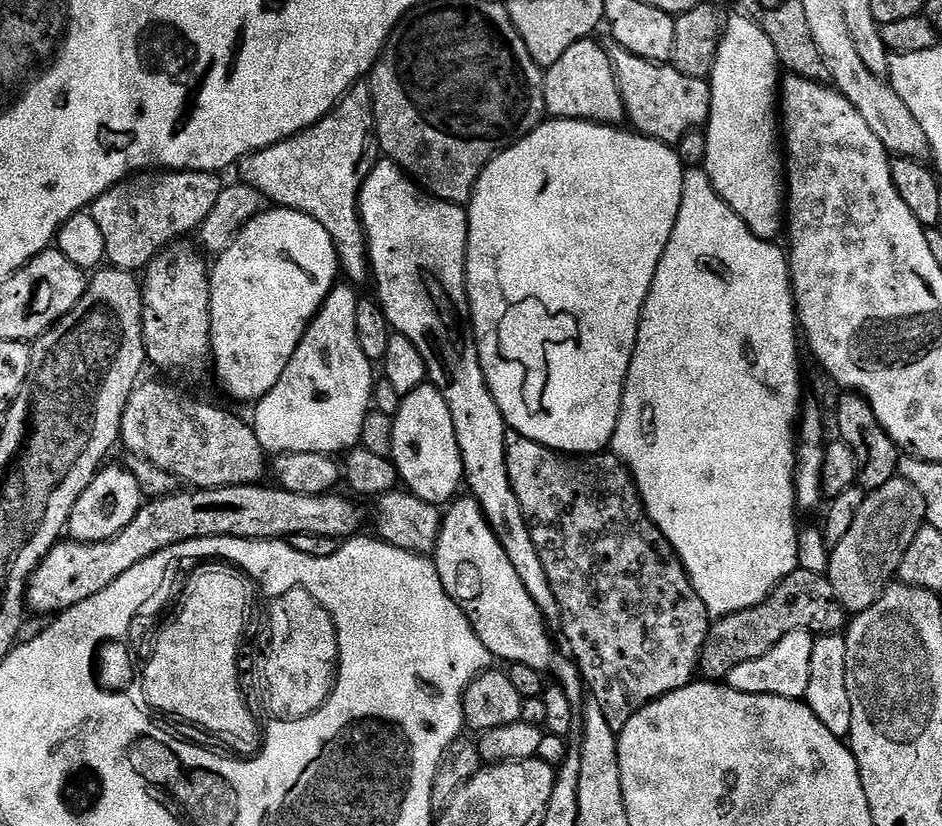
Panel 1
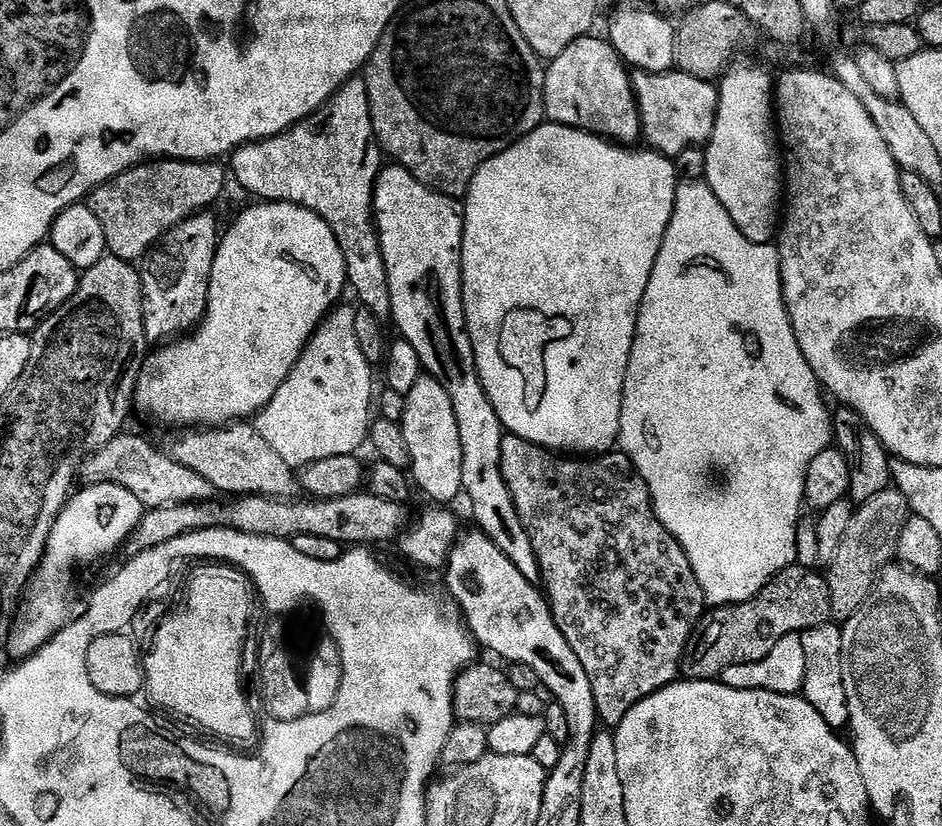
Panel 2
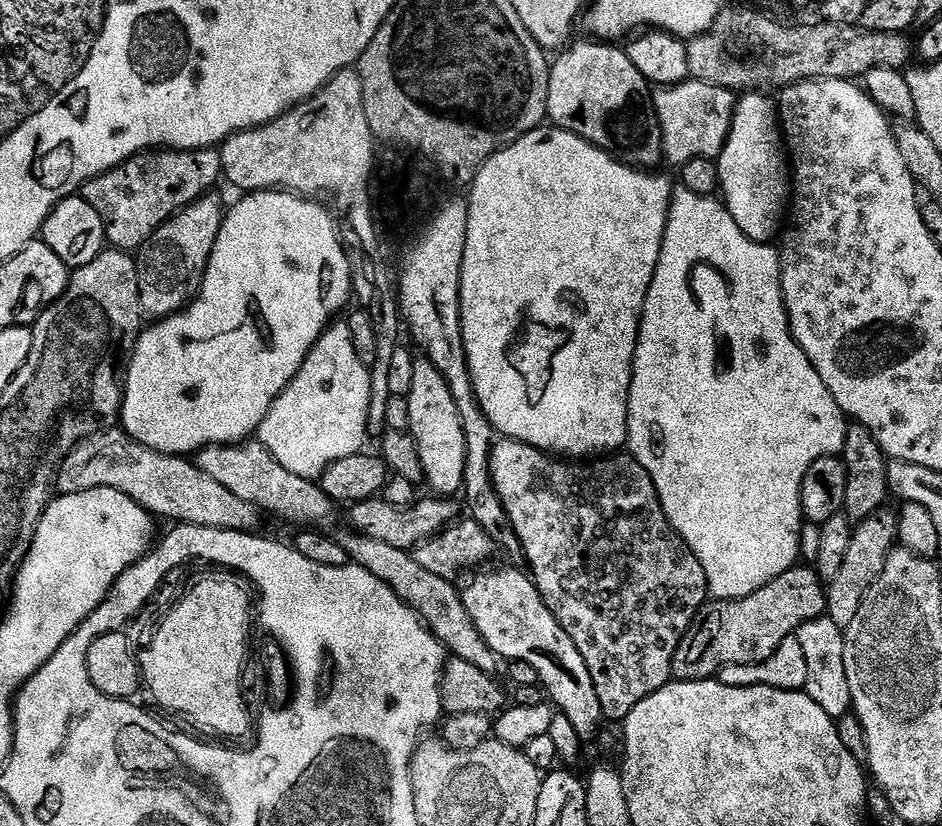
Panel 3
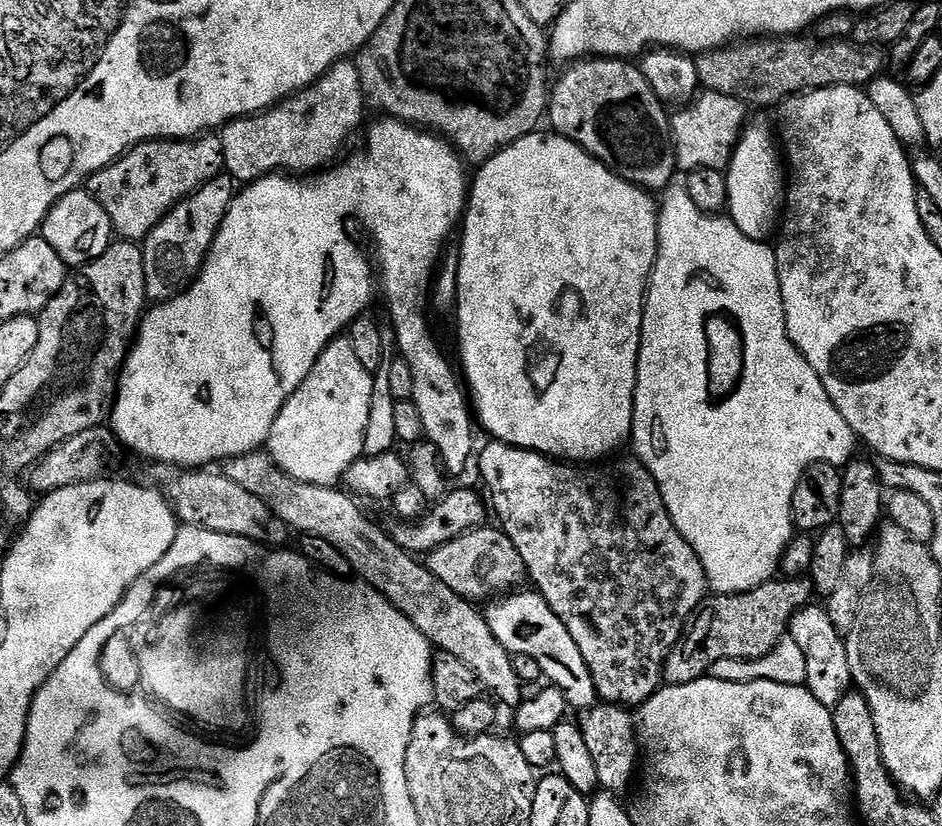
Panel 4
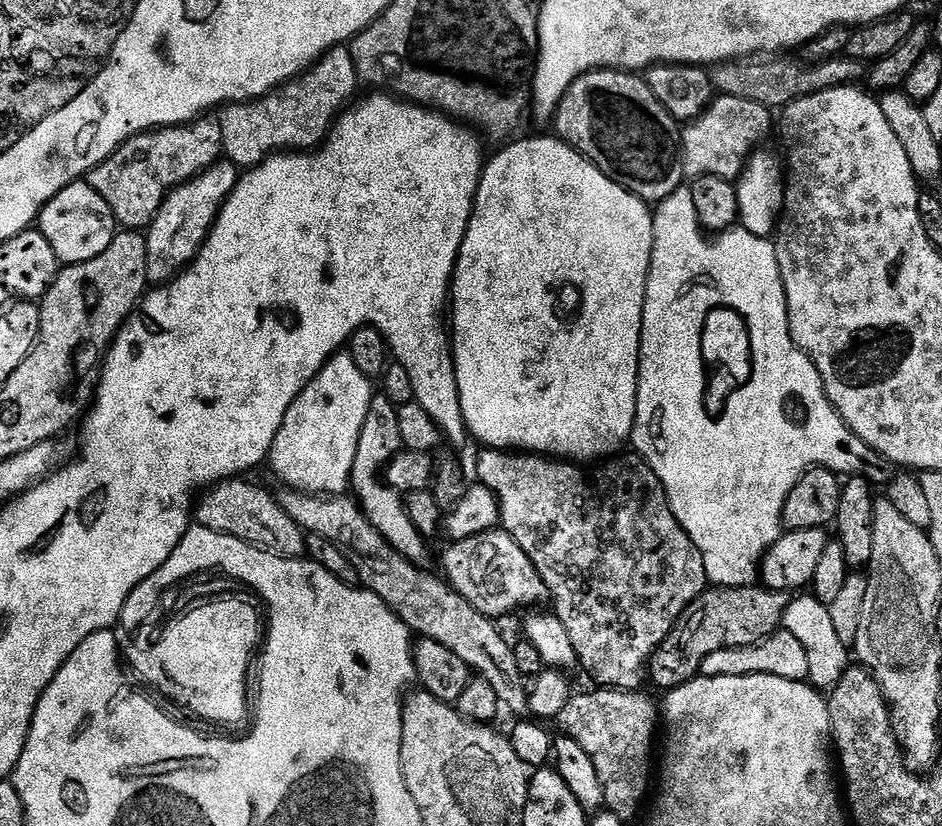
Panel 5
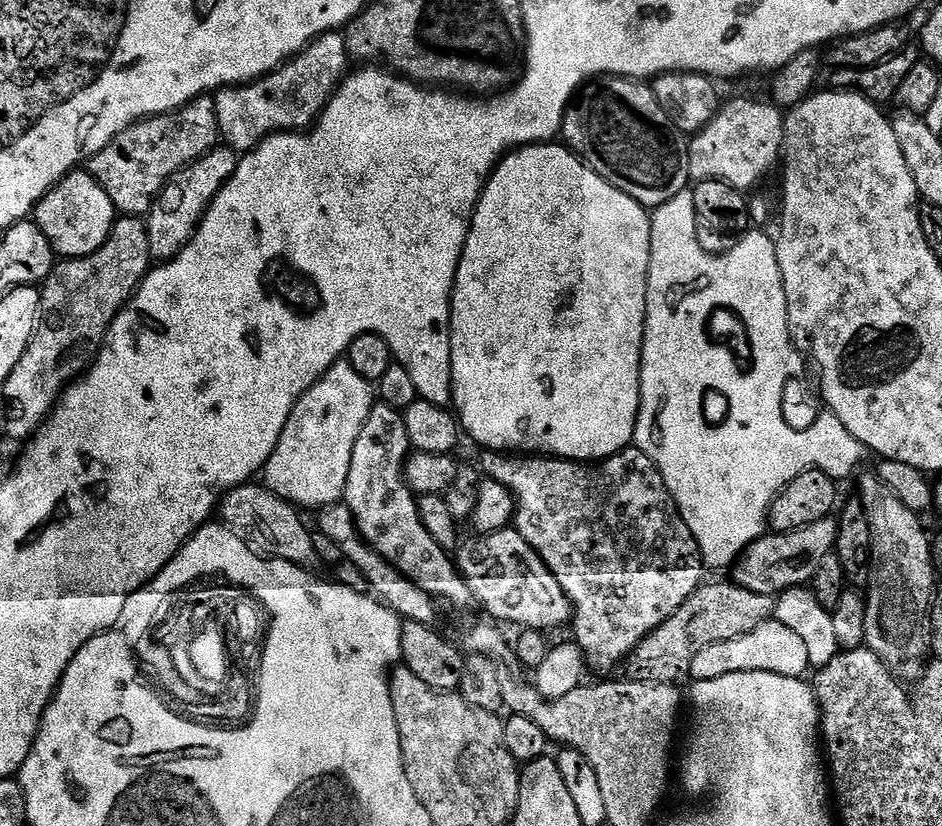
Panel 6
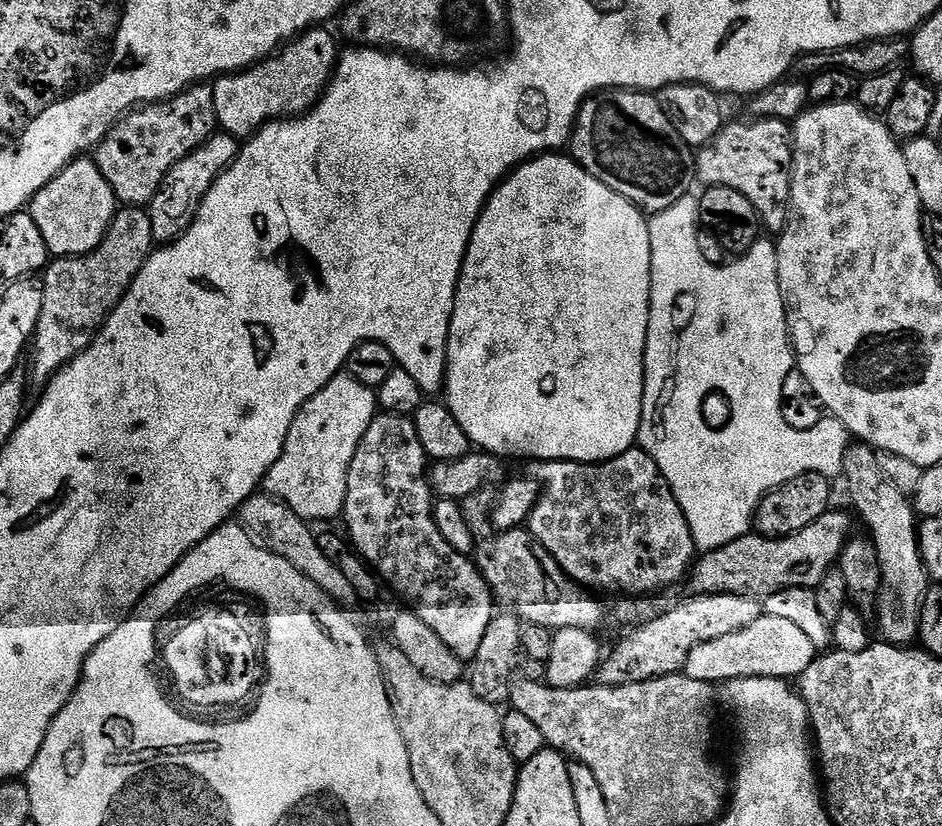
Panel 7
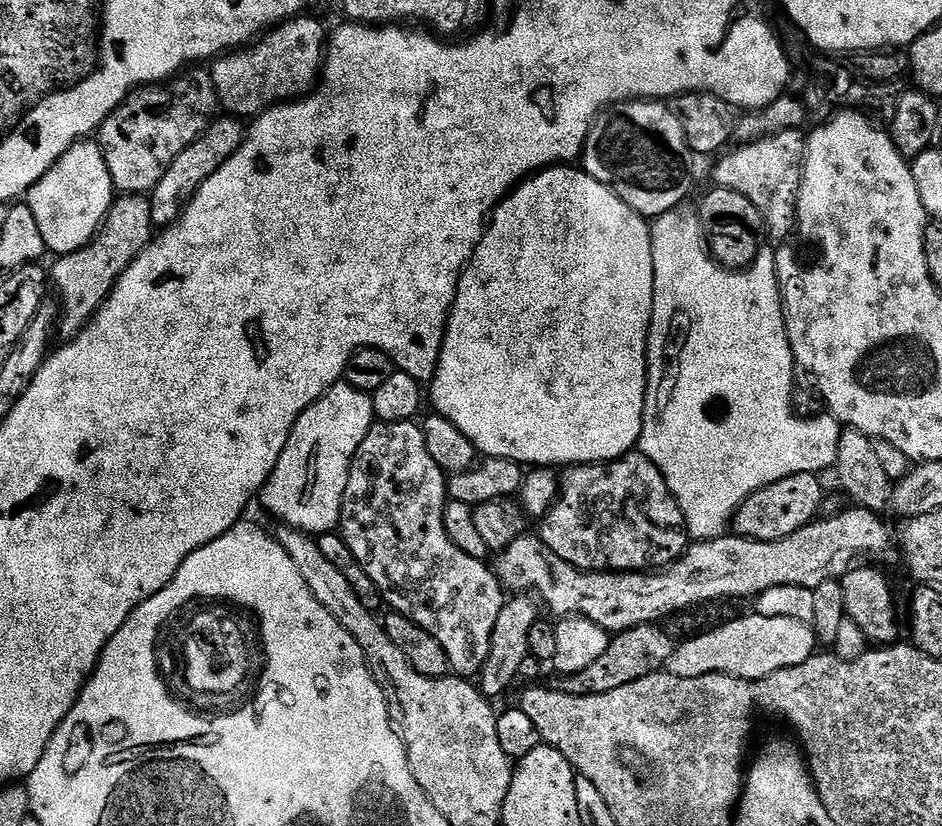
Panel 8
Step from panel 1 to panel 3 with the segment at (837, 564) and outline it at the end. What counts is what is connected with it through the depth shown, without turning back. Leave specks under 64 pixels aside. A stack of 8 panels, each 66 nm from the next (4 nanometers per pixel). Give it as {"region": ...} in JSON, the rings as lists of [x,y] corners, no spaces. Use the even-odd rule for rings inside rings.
{"region":[[[885,506],[880,511],[870,514],[870,518],[861,520],[855,525],[850,538],[850,550],[846,550],[846,559],[842,562],[842,570],[838,570],[838,574],[834,574],[834,578],[827,585],[826,615],[839,628],[846,629],[850,626],[850,622],[854,622],[854,614],[858,614],[868,587],[878,578],[889,553],[897,547],[898,515],[890,509],[891,507]]]}

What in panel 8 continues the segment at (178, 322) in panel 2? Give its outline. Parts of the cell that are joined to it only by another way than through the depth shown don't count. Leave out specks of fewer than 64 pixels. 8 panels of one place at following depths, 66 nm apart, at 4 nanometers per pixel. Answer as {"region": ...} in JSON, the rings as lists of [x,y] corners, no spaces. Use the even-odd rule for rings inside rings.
{"region":[[[227,114],[221,115],[219,118],[213,119],[212,123],[208,125],[208,129],[190,146],[186,146],[186,150],[182,150],[182,154],[178,154],[178,158],[174,158],[174,162],[166,170],[162,182],[150,194],[152,223],[157,229],[166,229],[179,220],[184,212],[184,207],[192,201],[192,195],[202,186],[202,182],[206,182],[206,178],[210,178],[210,174],[214,174],[214,170],[222,167],[235,154],[238,146],[242,146],[245,131],[246,124],[243,119]]]}

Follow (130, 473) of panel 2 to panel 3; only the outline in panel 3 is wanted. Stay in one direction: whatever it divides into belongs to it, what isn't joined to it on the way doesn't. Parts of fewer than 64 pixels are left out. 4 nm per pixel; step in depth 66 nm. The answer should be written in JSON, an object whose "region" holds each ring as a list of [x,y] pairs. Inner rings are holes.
{"region":[[[113,426],[96,435],[86,438],[72,453],[60,463],[56,474],[55,491],[62,496],[82,494],[86,490],[109,488],[118,490],[130,498],[134,498],[148,512],[157,517],[165,516],[168,520],[176,520],[180,524],[197,524],[203,528],[225,528],[228,532],[255,533],[260,524],[261,509],[250,502],[244,502],[231,490],[226,490],[216,479],[210,478],[195,462],[183,456],[168,456],[158,450],[150,450],[150,446],[142,446],[133,436]]]}

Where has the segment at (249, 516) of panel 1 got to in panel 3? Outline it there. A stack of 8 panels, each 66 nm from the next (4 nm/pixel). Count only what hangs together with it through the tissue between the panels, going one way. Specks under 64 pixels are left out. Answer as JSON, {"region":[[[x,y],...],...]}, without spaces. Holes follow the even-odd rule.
{"region":[[[382,498],[375,500],[363,500],[357,504],[351,505],[348,520],[353,529],[359,532],[360,535],[366,538],[374,538],[378,542],[386,542],[386,546],[398,546],[398,550],[406,550],[412,552],[413,549],[419,547],[420,544],[427,543],[428,540],[439,536],[441,532],[455,524],[458,517],[461,515],[460,508],[452,498],[431,498],[432,500],[424,500],[424,498],[417,499],[415,504],[406,506],[394,506],[390,502],[386,502]]]}

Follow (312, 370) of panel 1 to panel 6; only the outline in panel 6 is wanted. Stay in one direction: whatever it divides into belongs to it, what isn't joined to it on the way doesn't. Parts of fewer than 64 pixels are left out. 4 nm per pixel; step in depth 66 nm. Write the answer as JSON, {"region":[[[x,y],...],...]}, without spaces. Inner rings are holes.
{"region":[[[340,359],[321,380],[314,382],[314,386],[306,390],[306,394],[302,394],[302,398],[294,406],[274,454],[262,469],[262,480],[266,487],[300,510],[327,510],[332,504],[341,503],[346,490],[346,474],[350,474],[354,442],[358,442],[358,434],[362,434],[362,426],[373,403],[374,388],[370,381],[362,378],[362,374],[358,374],[358,370],[354,370],[347,359]]]}

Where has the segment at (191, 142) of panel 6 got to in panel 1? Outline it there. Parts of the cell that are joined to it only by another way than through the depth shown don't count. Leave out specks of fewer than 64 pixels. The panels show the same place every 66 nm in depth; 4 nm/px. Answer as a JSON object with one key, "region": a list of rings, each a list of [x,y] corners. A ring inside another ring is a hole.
{"region":[[[145,170],[139,174],[129,175],[127,178],[119,180],[113,188],[107,188],[104,193],[99,196],[90,206],[90,211],[94,222],[98,222],[98,230],[102,230],[102,238],[106,242],[106,250],[104,251],[107,263],[113,268],[120,268],[124,272],[133,274],[139,273],[147,268],[148,264],[155,256],[168,247],[169,244],[177,243],[187,232],[195,233],[202,222],[206,222],[206,214],[210,214],[210,210],[214,210],[214,202],[218,202],[218,194],[222,187],[221,177],[214,172],[173,172],[171,170]]]}

